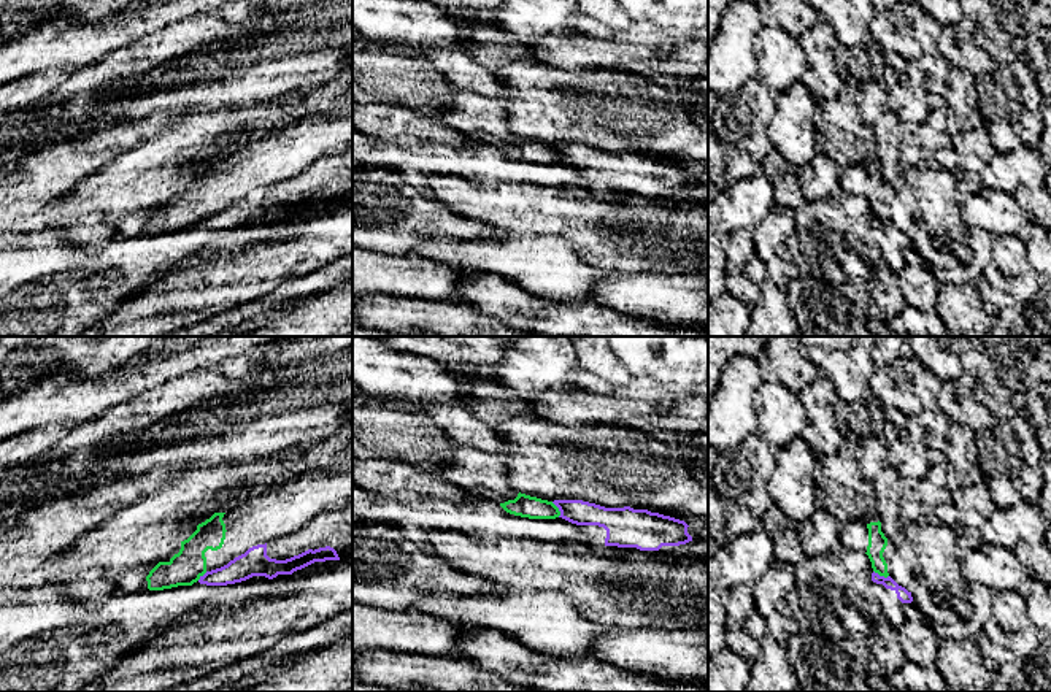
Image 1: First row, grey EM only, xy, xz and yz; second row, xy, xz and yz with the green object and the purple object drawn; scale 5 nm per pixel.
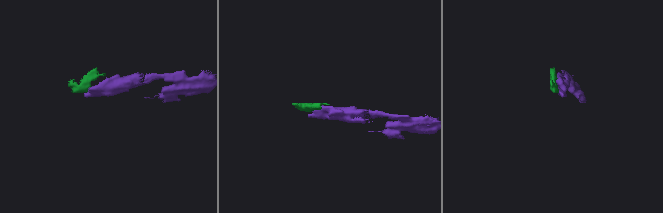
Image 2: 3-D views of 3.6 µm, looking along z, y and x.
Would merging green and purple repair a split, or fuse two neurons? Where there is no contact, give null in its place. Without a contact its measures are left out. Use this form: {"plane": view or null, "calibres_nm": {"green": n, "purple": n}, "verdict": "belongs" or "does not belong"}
{"plane": "xz", "calibres_nm": {"green": 110, "purple": 130}, "verdict": "does not belong"}

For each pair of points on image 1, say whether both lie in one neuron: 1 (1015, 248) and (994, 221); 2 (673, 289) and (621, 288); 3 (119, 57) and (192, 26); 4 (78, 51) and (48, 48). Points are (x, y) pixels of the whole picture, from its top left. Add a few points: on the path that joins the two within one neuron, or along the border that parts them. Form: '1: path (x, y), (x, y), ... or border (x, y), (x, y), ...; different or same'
1: border (996, 235), (1018, 237); different
2: path (661, 289), (634, 289); same
3: path (137, 56), (143, 56), (175, 40); same
4: path (70, 48), (56, 48); same

